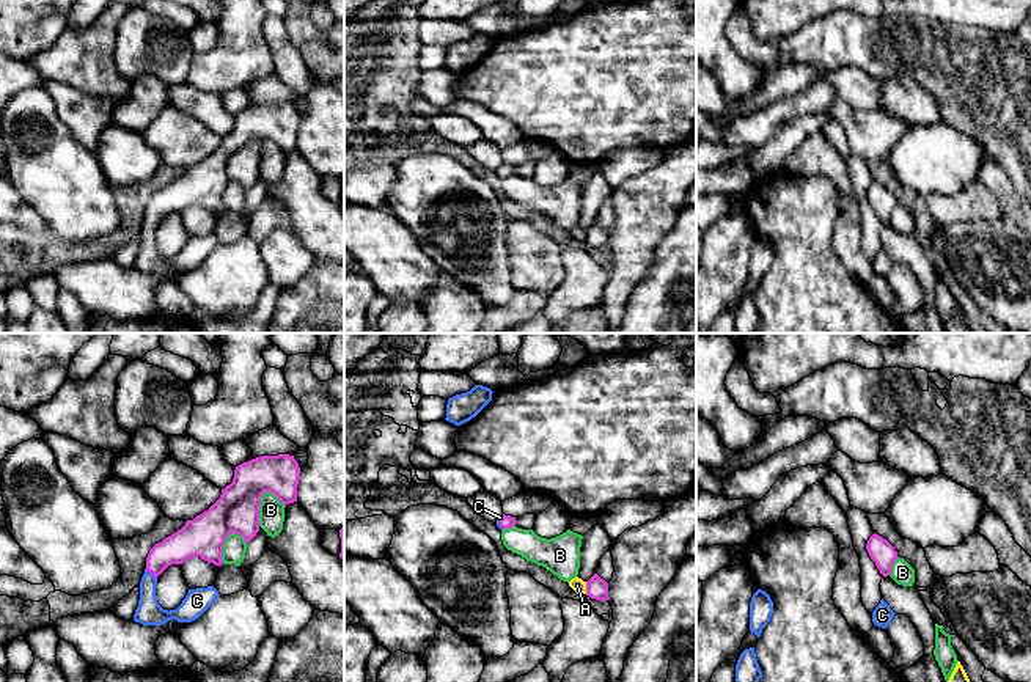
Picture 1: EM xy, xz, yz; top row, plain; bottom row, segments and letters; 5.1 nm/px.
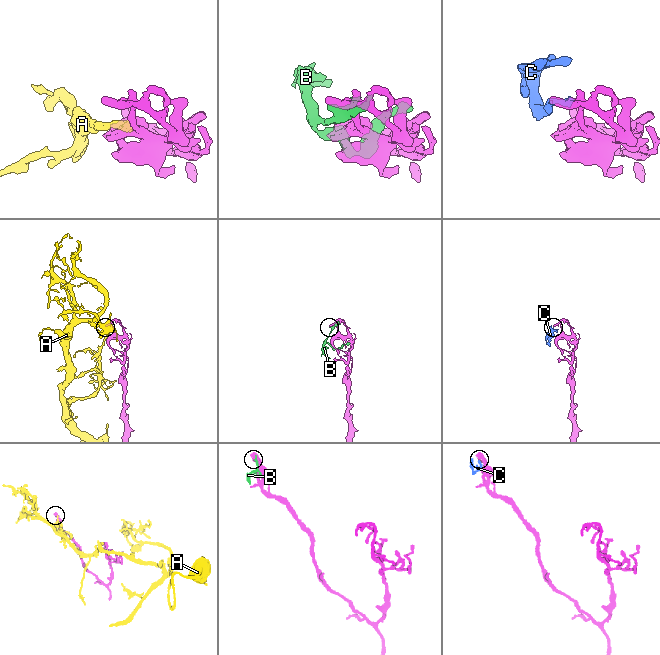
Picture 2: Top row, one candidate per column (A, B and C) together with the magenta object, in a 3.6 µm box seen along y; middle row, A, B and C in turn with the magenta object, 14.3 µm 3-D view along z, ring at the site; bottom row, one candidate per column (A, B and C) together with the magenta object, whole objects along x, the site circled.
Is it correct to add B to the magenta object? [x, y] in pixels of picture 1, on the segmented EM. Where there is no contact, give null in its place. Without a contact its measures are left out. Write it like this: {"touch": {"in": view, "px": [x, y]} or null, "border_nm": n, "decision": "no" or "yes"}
{"touch": {"in": "xy", "px": [258, 506]}, "border_nm": 190, "decision": "no"}

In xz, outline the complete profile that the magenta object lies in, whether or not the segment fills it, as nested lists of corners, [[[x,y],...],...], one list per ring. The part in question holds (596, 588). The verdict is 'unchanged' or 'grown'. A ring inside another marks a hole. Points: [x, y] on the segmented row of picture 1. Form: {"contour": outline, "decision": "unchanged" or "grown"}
{"contour": [[[594,574],[586,581],[586,596],[596,600],[608,600],[608,583],[600,578],[597,574]]], "decision": "unchanged"}

